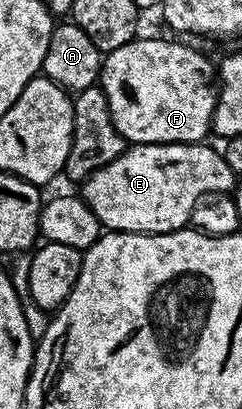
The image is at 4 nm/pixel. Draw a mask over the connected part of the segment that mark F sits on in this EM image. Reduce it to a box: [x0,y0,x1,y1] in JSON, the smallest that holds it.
[100,38,218,145]

